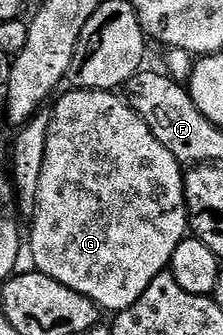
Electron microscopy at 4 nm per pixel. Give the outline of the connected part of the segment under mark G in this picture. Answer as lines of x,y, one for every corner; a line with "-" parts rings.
67,90
61,96
54,101
45,166
41,166
39,193
33,205
32,265
61,286
92,300
96,308
118,314
136,304
152,282
168,271
173,250
188,235
185,172
122,95

